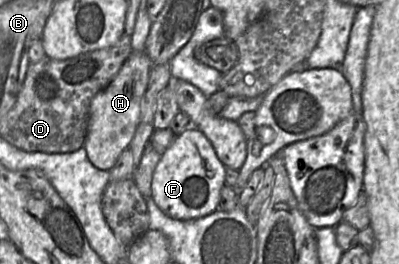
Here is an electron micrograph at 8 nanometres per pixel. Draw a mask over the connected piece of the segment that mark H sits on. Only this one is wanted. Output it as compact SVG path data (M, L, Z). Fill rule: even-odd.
M133 51L112 81L91 101L84 147L92 165L109 171L121 152L129 147L141 115L141 101L149 81L152 63L145 51Z

